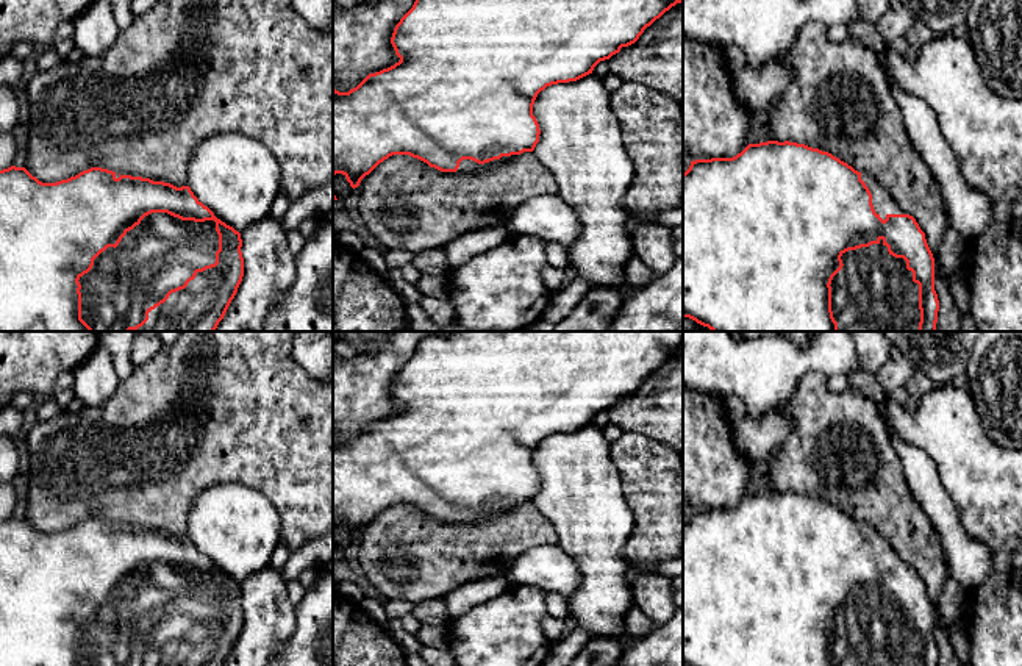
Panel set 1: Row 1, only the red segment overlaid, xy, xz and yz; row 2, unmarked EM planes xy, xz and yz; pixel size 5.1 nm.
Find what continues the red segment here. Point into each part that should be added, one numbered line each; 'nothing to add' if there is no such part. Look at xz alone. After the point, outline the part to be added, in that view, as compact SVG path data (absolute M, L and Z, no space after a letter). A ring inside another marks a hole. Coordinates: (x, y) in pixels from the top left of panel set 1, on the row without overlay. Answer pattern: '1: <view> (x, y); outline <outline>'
1: xz (466, 515); outline M463 510L456 522L478 522L483 514L478 514L472 510Z

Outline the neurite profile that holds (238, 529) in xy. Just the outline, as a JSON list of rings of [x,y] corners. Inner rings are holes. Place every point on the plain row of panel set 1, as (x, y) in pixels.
[[[217,483],[195,497],[188,536],[217,569],[241,583],[269,566],[280,542],[281,517],[255,489]]]

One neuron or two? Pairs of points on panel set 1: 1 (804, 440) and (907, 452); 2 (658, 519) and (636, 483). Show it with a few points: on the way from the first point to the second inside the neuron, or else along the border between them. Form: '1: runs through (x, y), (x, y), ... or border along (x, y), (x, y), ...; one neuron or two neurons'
1: border along (885, 429), (908, 485); two neurons
2: runs through (658, 510), (658, 505), (646, 493); one neuron

